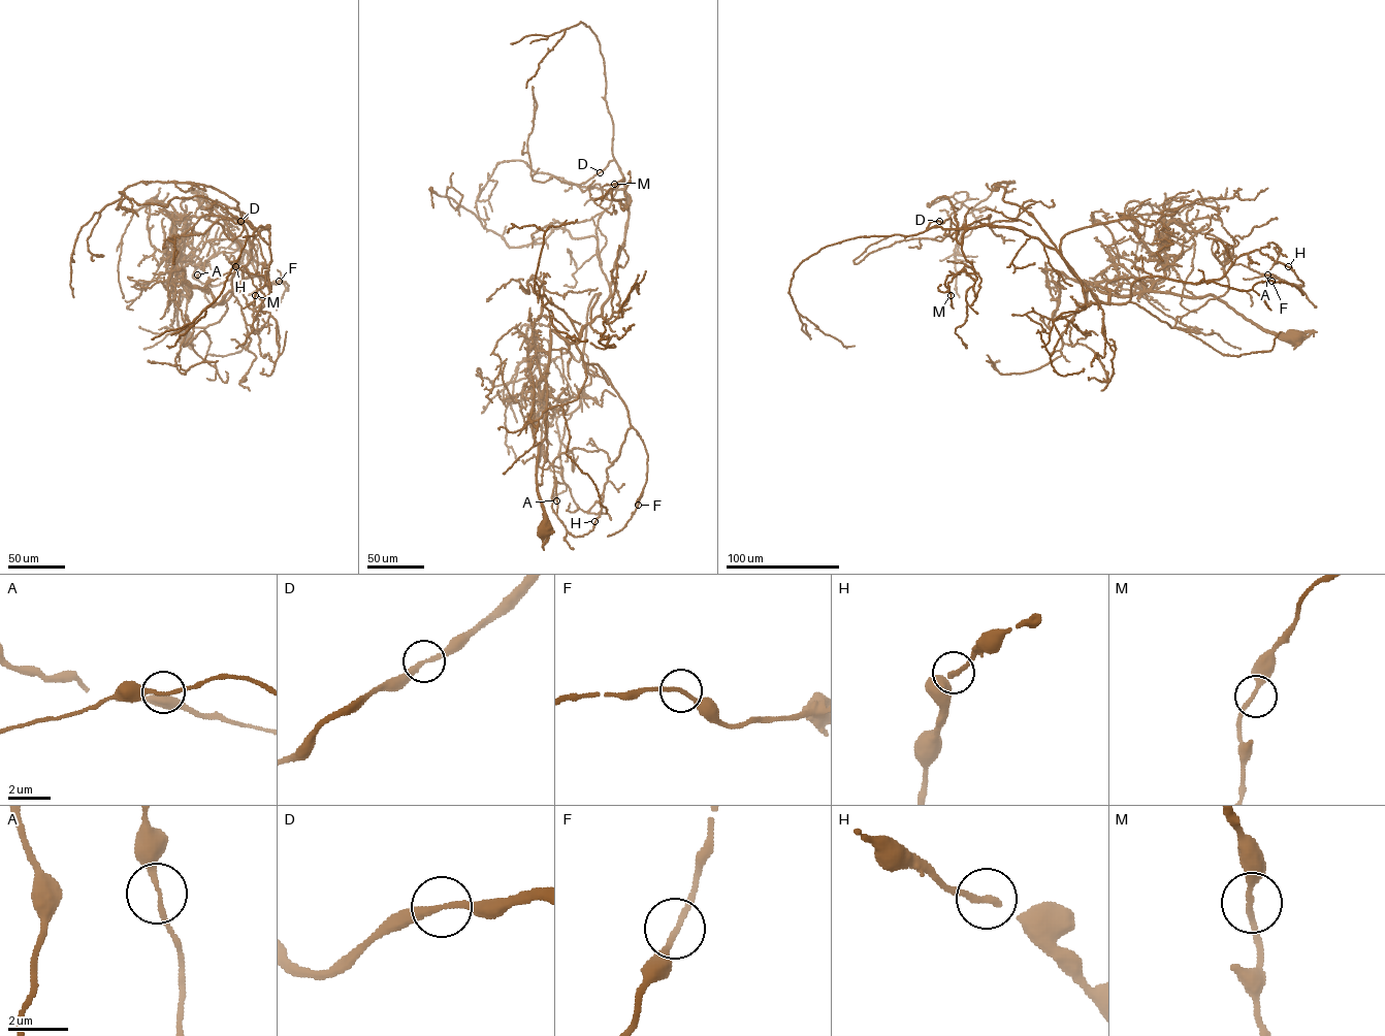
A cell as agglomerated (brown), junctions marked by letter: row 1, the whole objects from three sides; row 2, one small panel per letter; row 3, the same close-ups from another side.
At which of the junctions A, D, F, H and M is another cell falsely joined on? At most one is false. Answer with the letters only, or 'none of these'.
none of these

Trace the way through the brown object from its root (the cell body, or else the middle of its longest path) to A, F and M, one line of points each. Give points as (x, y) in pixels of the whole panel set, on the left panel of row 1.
A: (187, 338), (176, 305), (193, 286), (222, 303), (247, 278), (271, 283), (245, 250), (230, 279), (197, 274)
F: (187, 338), (176, 305), (193, 286), (222, 303), (247, 278), (281, 280), (287, 290), (279, 281)
M: (187, 338), (179, 296), (237, 292), (268, 225), (268, 280), (247, 268), (265, 277), (255, 295)

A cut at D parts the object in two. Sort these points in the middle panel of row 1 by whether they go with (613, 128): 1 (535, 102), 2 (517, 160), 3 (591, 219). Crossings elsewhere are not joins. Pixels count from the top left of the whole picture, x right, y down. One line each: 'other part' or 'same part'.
1: other part
2: same part
3: same part

